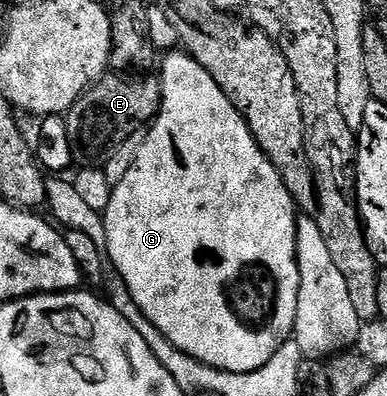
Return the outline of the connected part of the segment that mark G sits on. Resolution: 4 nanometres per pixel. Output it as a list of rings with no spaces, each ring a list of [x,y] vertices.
[[[170,51],[165,54],[164,60],[161,62],[160,80],[162,83],[162,108],[158,110],[158,116],[156,120],[149,126],[148,132],[145,134],[144,140],[140,148],[138,148],[138,154],[136,159],[132,163],[132,167],[128,171],[128,175],[124,175],[124,179],[119,185],[113,186],[113,193],[111,195],[111,201],[108,203],[108,207],[104,212],[104,220],[106,222],[106,238],[108,239],[108,257],[114,260],[114,265],[118,268],[120,276],[126,280],[126,289],[130,292],[131,297],[135,303],[138,304],[139,309],[150,320],[149,324],[159,330],[159,332],[167,337],[176,347],[180,347],[180,351],[184,351],[188,355],[192,355],[200,363],[205,365],[211,365],[217,369],[223,369],[229,373],[247,373],[248,371],[256,371],[260,367],[264,367],[268,363],[268,359],[272,359],[272,355],[276,355],[276,351],[285,341],[291,340],[294,331],[294,320],[296,319],[296,311],[298,310],[298,292],[302,284],[300,283],[300,271],[298,270],[298,226],[296,224],[296,202],[294,196],[288,191],[288,187],[282,181],[281,175],[278,174],[278,168],[270,162],[265,153],[262,152],[261,147],[257,143],[257,139],[254,137],[254,132],[250,130],[245,118],[242,117],[242,113],[234,102],[230,99],[230,94],[225,93],[221,86],[218,85],[216,79],[212,77],[209,71],[205,69],[196,58],[191,57],[189,52],[186,51]]]

